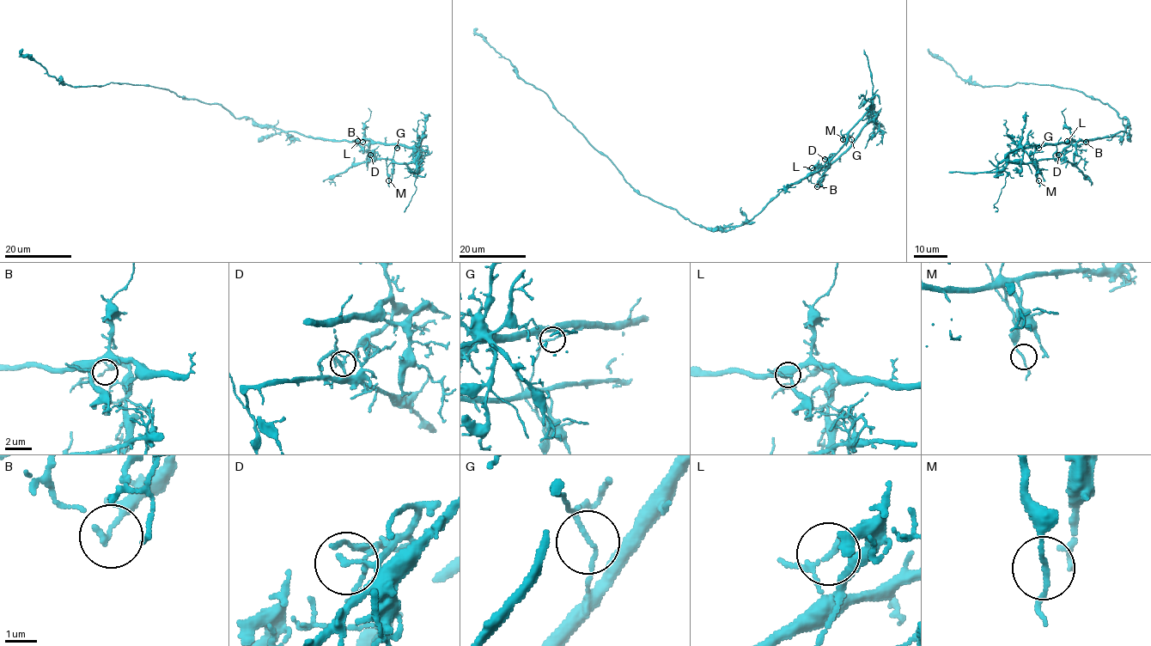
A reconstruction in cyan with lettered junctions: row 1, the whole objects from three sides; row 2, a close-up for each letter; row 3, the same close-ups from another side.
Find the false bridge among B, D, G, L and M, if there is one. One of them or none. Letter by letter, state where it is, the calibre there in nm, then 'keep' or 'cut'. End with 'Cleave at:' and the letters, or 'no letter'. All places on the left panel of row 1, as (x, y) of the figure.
B: at (362, 142); 140 nm thick; keep
D: at (370, 155); 110 nm thick; keep
G: at (397, 148); 90 nm thick; cut
L: at (357, 141); 150 nm thick; keep
M: at (388, 180); 130 nm thick; keep
Cleave at: G

